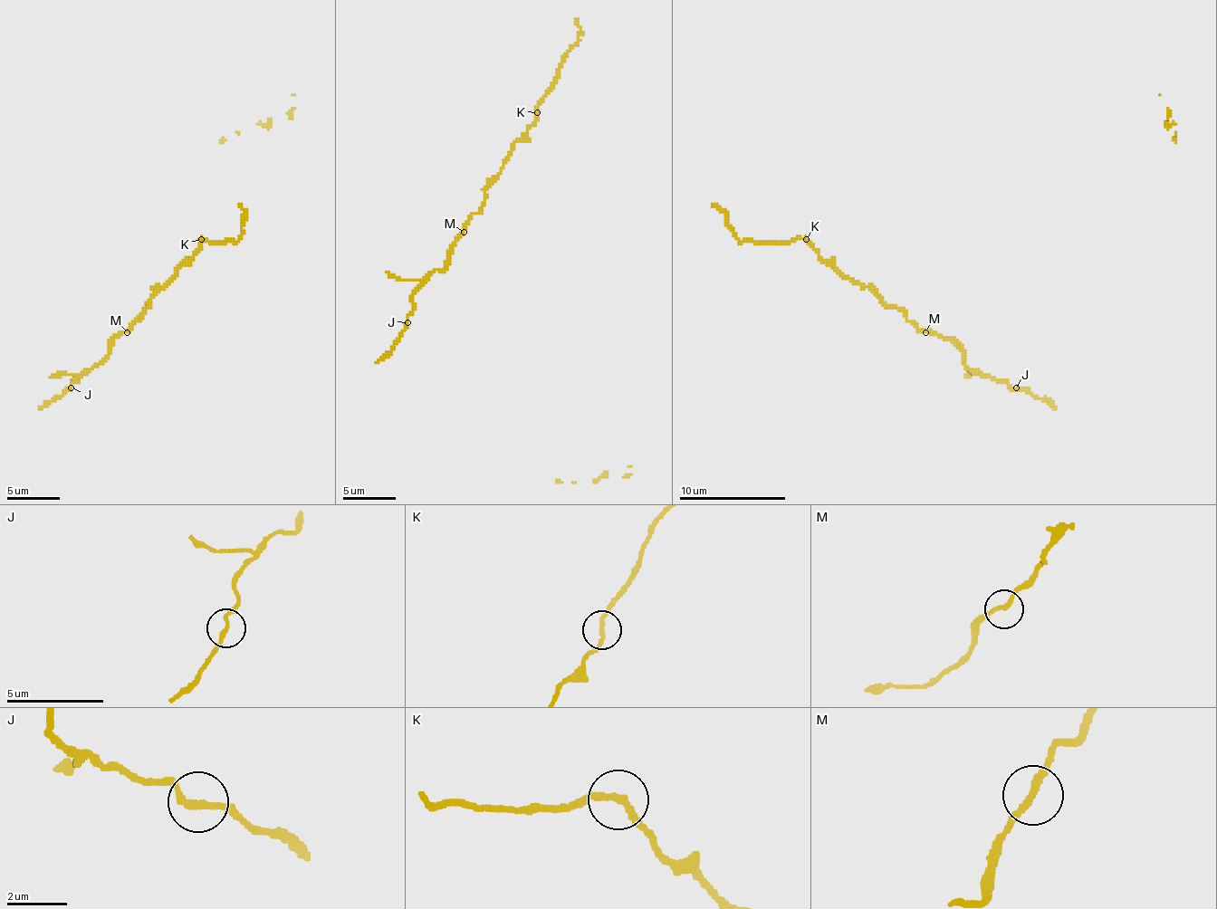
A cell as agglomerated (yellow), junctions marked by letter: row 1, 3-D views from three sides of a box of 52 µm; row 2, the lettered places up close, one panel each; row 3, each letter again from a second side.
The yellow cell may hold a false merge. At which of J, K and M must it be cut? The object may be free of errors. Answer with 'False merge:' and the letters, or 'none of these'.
False merge: none of these

